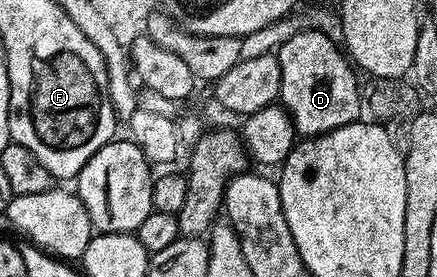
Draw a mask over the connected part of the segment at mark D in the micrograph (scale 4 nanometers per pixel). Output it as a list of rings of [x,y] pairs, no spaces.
[[[295,33],[294,37],[279,46],[275,56],[278,65],[282,65],[279,102],[287,109],[292,124],[296,126],[297,136],[325,135],[361,118],[357,72],[342,47],[330,41],[325,33]]]

